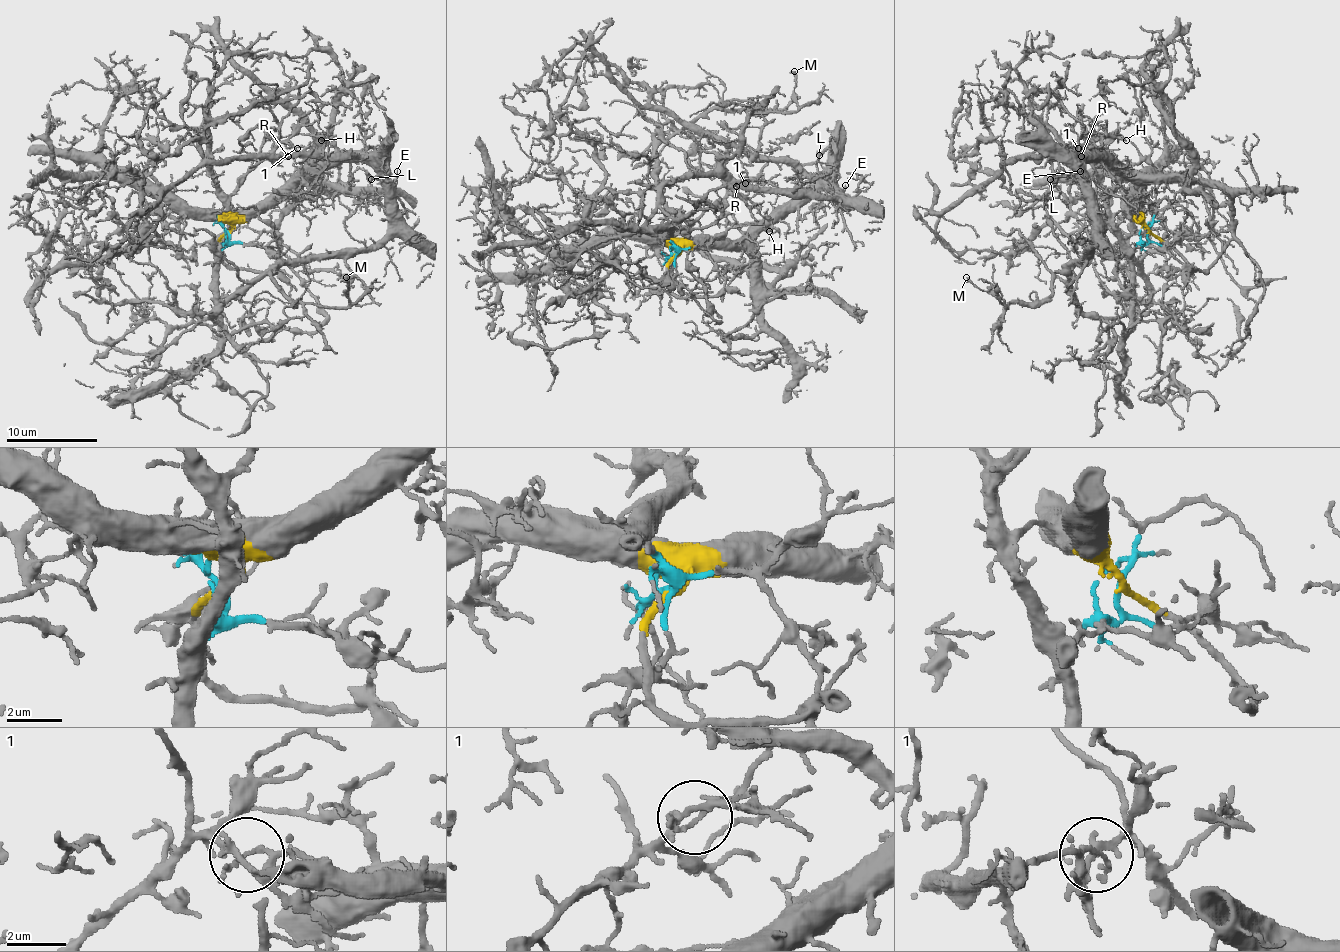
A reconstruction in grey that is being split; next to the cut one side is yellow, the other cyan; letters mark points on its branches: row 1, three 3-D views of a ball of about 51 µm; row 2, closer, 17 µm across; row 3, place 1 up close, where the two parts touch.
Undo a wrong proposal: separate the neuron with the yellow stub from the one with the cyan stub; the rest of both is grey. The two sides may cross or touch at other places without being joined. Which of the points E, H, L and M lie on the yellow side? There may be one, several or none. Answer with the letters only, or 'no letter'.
E, H, L, M

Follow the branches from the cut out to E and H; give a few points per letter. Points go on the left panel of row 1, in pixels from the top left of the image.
E: (230, 231), (237, 222), (261, 213), (300, 182), (334, 163), (377, 163), (393, 179), (397, 170)
H: (230, 231), (237, 222), (273, 206), (334, 150), (334, 141), (329, 136), (323, 136), (320, 141)

